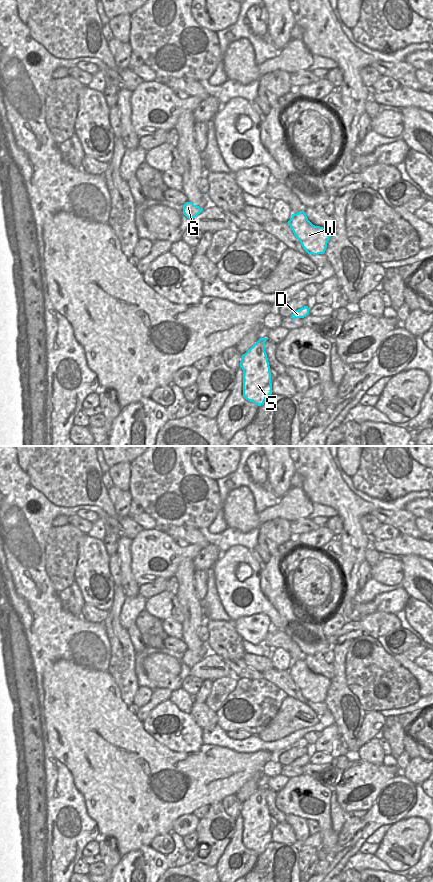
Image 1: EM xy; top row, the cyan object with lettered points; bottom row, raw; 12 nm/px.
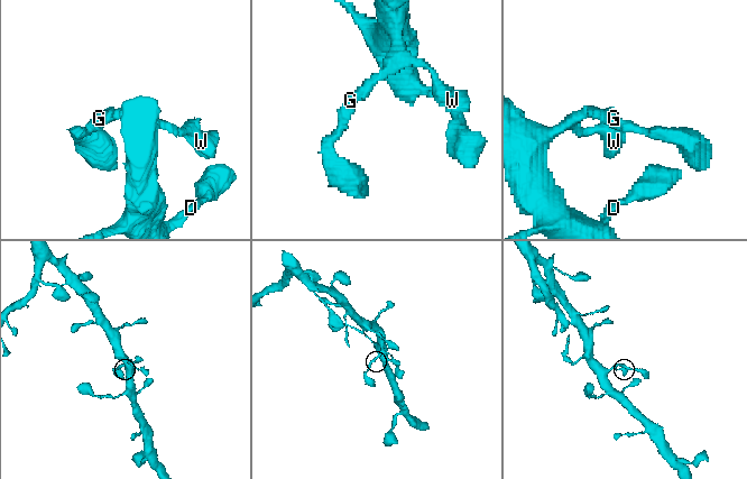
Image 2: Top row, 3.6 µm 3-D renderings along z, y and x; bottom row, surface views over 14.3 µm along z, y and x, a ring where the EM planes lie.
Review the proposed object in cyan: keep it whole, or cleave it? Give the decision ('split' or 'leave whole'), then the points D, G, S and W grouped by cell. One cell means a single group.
leave whole | D G S W

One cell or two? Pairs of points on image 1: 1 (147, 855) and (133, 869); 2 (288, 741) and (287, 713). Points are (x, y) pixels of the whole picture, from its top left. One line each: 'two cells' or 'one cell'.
1: one cell
2: two cells

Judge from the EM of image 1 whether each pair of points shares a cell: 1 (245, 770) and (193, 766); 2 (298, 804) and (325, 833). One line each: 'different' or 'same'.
1: same
2: same

